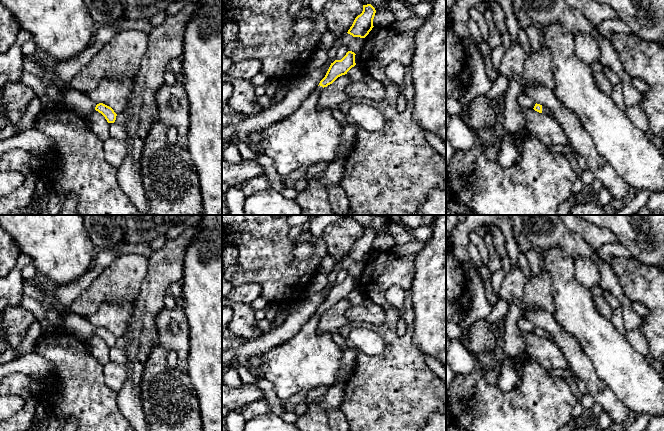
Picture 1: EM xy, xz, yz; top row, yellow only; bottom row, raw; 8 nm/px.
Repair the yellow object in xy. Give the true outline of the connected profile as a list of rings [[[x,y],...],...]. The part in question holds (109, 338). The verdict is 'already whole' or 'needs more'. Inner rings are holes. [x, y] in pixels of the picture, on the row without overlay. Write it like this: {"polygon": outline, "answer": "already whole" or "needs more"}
{"polygon": [[[99,327],[96,329],[95,334],[101,337],[105,341],[108,347],[115,346],[117,338],[114,336],[114,334],[111,331],[103,327]]], "answer": "already whole"}

